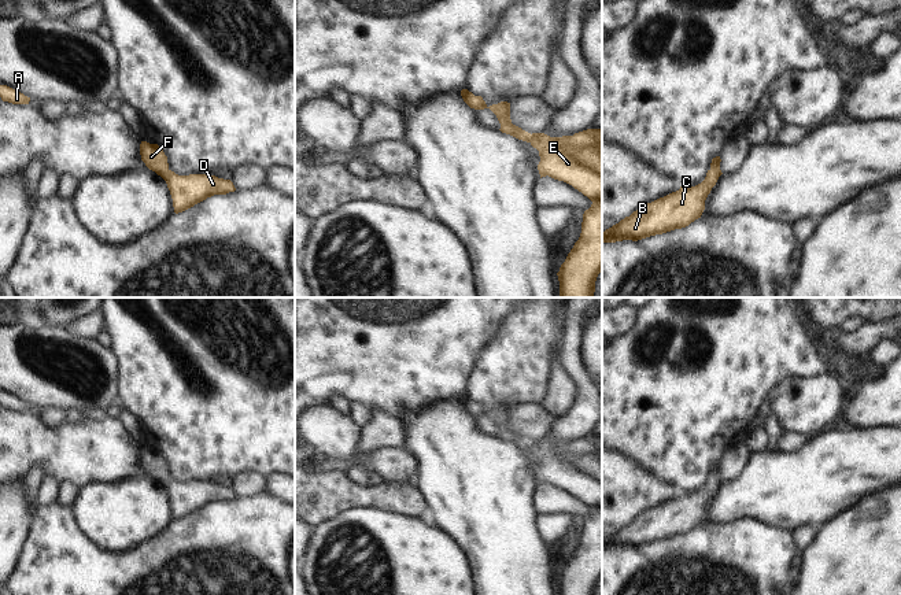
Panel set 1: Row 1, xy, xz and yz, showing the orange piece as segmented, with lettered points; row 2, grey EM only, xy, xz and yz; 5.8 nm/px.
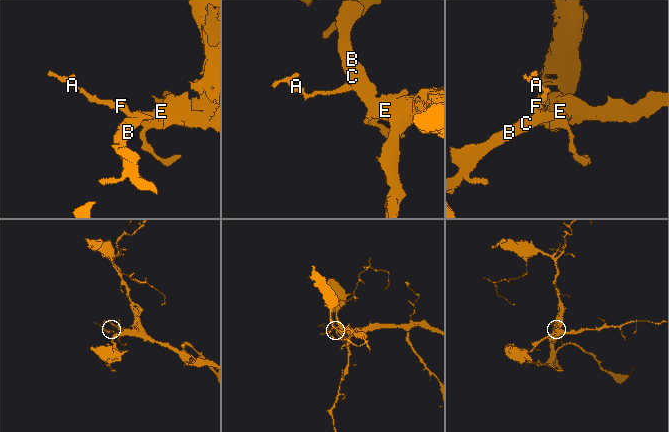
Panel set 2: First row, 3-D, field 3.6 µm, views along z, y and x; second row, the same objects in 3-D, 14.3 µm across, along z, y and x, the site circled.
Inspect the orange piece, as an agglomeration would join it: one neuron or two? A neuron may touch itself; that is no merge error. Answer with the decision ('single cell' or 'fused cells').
single cell

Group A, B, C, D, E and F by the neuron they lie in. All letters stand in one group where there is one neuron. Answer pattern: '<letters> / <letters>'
A B C D E F

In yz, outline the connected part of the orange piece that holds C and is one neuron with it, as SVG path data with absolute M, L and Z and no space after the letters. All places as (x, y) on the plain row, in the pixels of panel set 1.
M720 463L712 466L710 476L701 491L680 494L679 498L642 513L629 524L602 539L602 548L638 548L686 535L701 525L705 517L705 507L723 481L720 469Z

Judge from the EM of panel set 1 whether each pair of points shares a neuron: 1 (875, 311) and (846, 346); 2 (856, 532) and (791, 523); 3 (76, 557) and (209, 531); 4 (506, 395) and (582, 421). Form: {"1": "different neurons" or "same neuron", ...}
{"1": "different neurons", "2": "different neurons", "3": "same neuron", "4": "different neurons"}

